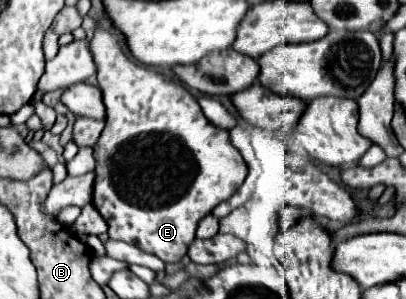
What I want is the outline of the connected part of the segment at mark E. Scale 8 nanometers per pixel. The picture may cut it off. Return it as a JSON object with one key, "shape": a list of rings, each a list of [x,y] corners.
{"shape":[[[100,26],[94,28],[90,52],[98,68],[98,86],[106,106],[106,128],[94,150],[94,206],[102,218],[108,220],[110,238],[134,244],[164,262],[180,262],[196,238],[198,222],[238,190],[248,174],[246,164],[240,152],[230,144],[228,130],[216,128],[206,120],[190,90],[178,80],[130,60],[114,32]]]}

